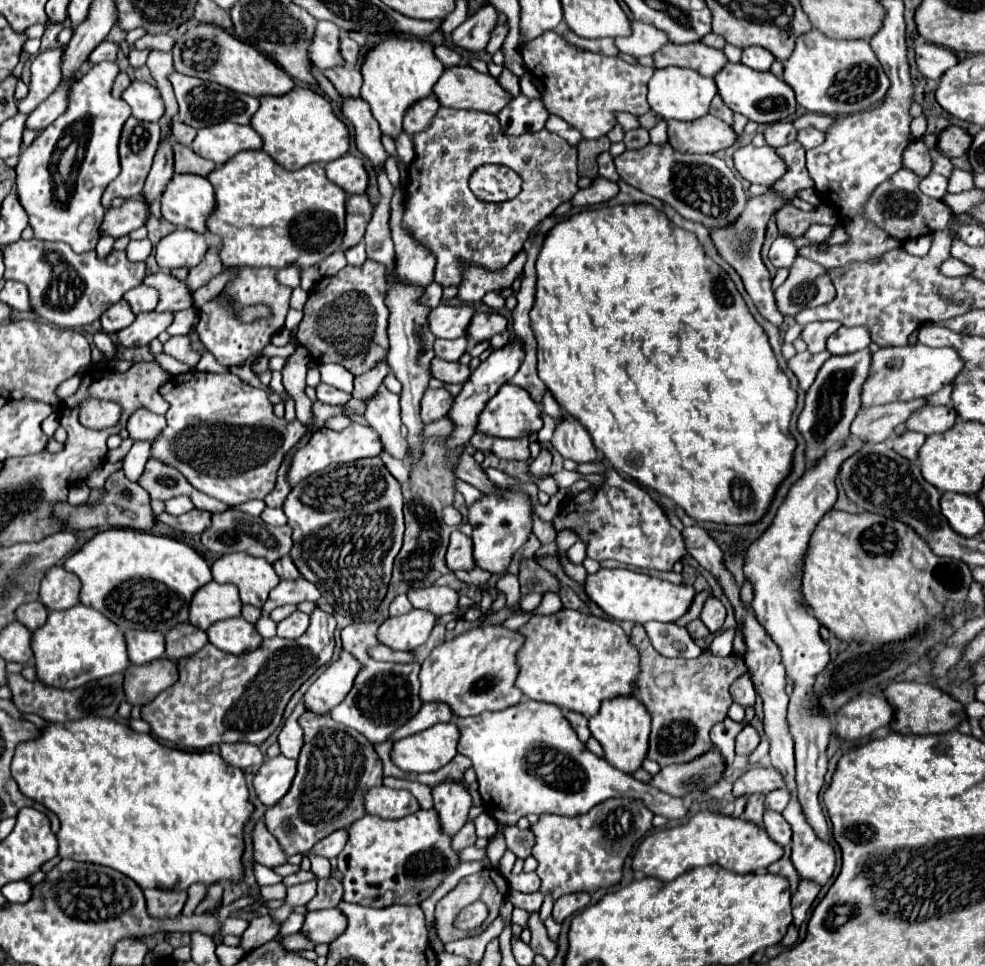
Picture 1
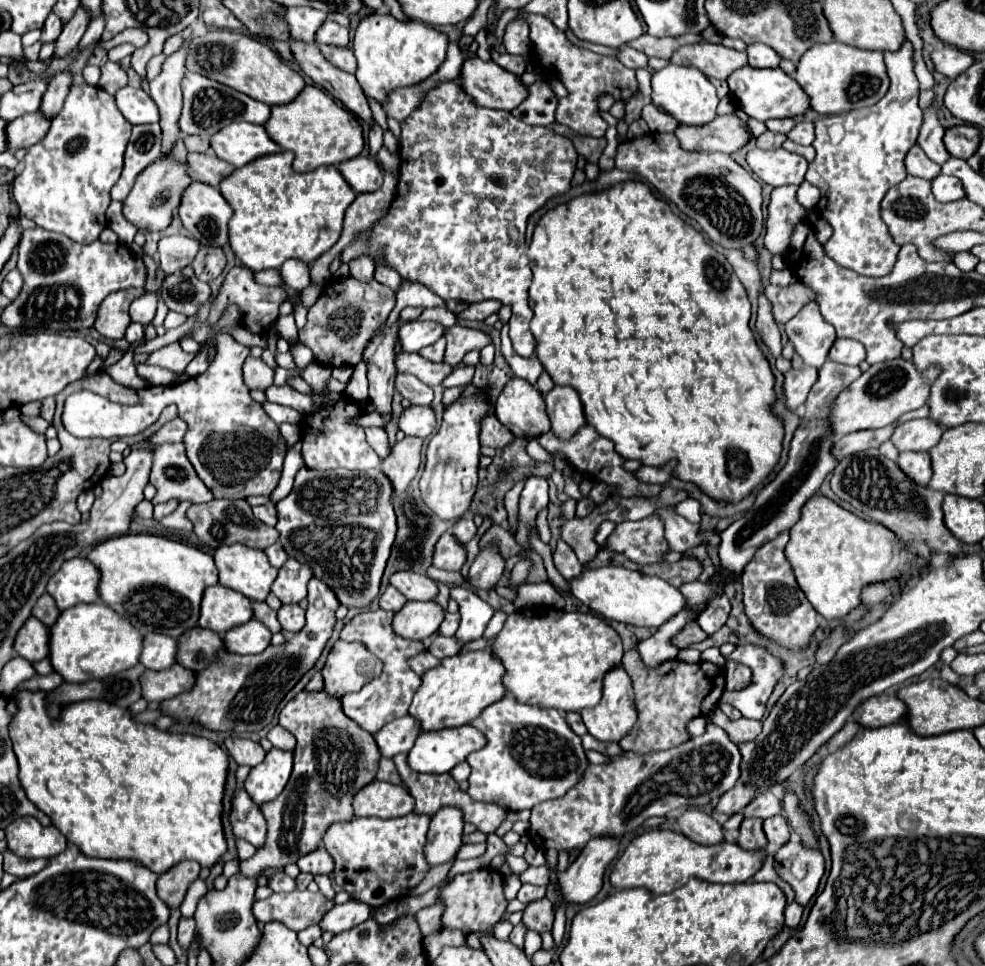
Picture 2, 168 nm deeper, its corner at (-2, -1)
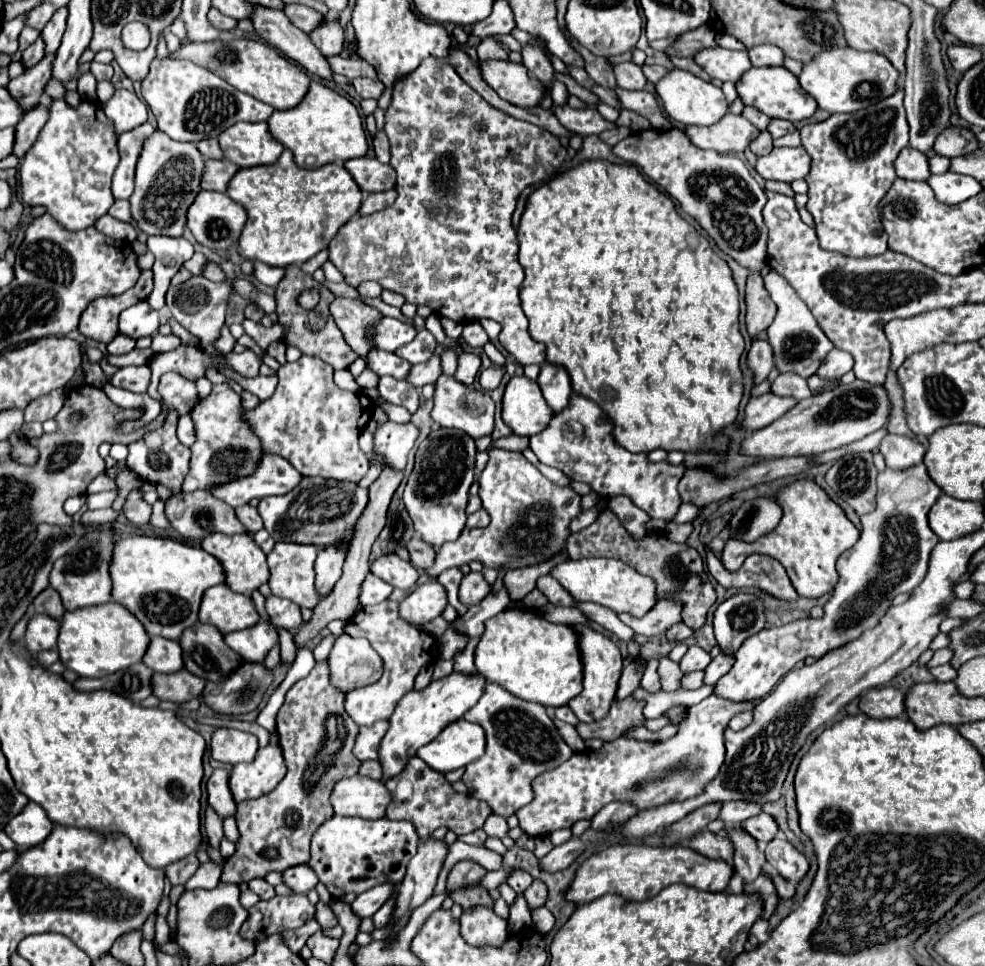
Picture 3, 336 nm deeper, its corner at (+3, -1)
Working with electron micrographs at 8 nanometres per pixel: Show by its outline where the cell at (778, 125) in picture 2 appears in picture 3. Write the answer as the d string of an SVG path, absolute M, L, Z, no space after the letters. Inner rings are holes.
M745 106L745 108L743 108L743 116L745 116L753 126L757 126L759 130L765 130L765 128L767 128L767 120L769 120L769 116L765 116L763 112L759 112L757 108L753 108L753 106Z

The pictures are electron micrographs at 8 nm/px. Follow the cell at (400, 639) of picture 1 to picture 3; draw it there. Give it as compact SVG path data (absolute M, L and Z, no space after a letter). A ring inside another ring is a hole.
M425 582L417 586L403 602L401 602L401 616L407 622L415 622L419 626L431 622L433 618L441 616L447 606L447 590L437 582Z

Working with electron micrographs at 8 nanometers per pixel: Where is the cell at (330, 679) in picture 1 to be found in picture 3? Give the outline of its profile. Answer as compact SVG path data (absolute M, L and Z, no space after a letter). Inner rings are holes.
M347 634L337 638L329 654L329 668L331 684L341 692L373 684L383 672L381 658L371 648L369 640L353 638Z

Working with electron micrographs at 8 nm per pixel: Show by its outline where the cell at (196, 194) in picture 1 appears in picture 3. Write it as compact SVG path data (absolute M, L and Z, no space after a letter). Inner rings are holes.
M201 190L199 198L195 198L187 212L187 228L193 232L195 240L213 250L227 250L237 244L245 220L247 212L241 204L235 204L227 194L215 194L209 190Z

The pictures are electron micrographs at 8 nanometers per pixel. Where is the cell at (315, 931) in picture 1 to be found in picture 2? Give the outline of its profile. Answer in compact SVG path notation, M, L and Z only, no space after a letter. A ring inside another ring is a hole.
M350 900L342 906L334 906L330 908L322 920L320 920L320 928L322 932L330 932L332 936L342 934L346 930L352 930L354 926L358 926L360 922L370 918L370 906L364 902L356 902Z

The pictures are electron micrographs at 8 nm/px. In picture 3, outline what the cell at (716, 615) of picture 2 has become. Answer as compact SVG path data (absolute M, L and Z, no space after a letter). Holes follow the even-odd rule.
M607 508L599 514L599 518L589 524L587 528L571 534L567 540L567 554L573 560L579 558L617 558L635 568L643 576L651 576L657 586L657 600L675 600L683 606L681 618L683 624L697 630L703 626L707 610L715 604L715 590L709 582L709 576L705 574L703 558L695 548L689 548L687 544L677 544L667 538L665 532L651 530L643 538L633 538L619 518Z

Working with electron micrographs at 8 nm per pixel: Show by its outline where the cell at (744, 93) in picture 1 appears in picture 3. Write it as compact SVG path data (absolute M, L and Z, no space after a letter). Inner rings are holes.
M751 68L739 82L737 82L737 94L741 96L743 104L759 108L769 118L783 118L789 122L801 122L805 118L811 118L817 110L815 98L807 94L801 86L795 74L791 74L787 68Z

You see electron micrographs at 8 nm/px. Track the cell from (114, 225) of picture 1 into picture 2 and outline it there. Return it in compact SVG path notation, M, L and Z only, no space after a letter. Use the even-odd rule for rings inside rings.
M162 156L158 158L150 170L144 170L144 174L140 174L140 178L136 180L132 192L128 194L128 198L124 200L124 218L128 222L132 222L138 230L164 230L166 226L170 226L172 214L178 210L180 206L180 194L184 192L184 188L190 184L192 180L186 176L186 164L178 164L172 156Z

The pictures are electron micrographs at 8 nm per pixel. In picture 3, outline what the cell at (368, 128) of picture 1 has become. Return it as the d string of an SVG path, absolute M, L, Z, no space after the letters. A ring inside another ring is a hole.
M253 4L251 22L255 32L265 42L281 50L289 60L301 64L309 74L331 80L331 68L325 56L319 50L315 50L315 46L311 46L311 40L303 30L299 30L297 26L291 26L283 10L273 10L267 6Z

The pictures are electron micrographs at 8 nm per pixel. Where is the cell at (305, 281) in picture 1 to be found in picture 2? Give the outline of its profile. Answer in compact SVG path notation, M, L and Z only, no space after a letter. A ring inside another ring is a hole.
M296 258L286 260L284 266L280 268L280 272L282 272L282 278L284 278L286 288L296 290L296 292L304 290L312 282L310 280L310 264L306 264L302 260L296 260Z

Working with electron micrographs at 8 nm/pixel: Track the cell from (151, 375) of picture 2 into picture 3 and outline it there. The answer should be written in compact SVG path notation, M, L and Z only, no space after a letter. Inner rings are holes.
M125 366L125 368L119 368L119 370L111 376L109 382L111 382L113 386L123 388L123 390L143 394L143 392L147 392L149 380L151 380L151 370L149 370L149 366Z

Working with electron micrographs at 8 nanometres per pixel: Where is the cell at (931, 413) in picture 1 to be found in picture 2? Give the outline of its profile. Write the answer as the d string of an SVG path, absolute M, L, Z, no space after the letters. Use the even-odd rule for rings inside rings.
M918 418L900 424L890 440L896 444L900 452L904 450L928 452L932 446L938 444L942 432L944 430L940 428L940 424L934 422L932 418Z

